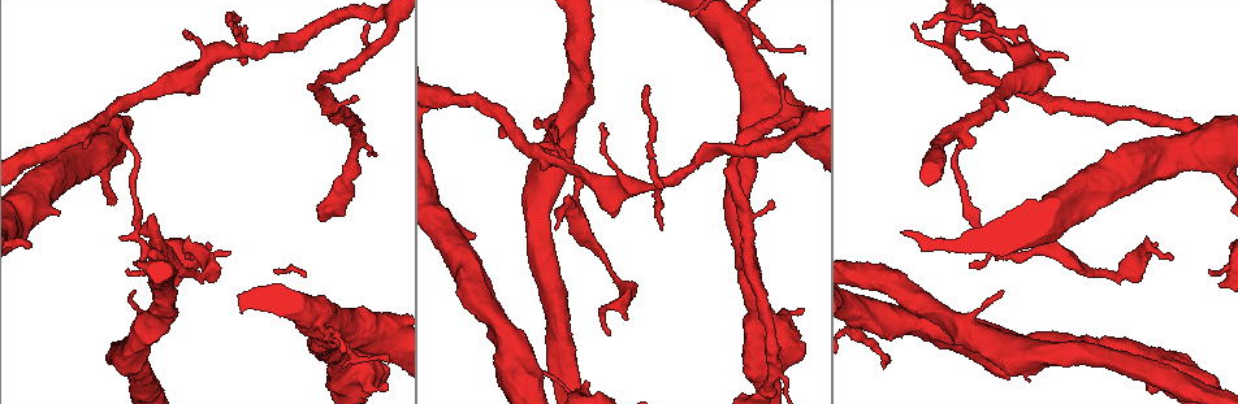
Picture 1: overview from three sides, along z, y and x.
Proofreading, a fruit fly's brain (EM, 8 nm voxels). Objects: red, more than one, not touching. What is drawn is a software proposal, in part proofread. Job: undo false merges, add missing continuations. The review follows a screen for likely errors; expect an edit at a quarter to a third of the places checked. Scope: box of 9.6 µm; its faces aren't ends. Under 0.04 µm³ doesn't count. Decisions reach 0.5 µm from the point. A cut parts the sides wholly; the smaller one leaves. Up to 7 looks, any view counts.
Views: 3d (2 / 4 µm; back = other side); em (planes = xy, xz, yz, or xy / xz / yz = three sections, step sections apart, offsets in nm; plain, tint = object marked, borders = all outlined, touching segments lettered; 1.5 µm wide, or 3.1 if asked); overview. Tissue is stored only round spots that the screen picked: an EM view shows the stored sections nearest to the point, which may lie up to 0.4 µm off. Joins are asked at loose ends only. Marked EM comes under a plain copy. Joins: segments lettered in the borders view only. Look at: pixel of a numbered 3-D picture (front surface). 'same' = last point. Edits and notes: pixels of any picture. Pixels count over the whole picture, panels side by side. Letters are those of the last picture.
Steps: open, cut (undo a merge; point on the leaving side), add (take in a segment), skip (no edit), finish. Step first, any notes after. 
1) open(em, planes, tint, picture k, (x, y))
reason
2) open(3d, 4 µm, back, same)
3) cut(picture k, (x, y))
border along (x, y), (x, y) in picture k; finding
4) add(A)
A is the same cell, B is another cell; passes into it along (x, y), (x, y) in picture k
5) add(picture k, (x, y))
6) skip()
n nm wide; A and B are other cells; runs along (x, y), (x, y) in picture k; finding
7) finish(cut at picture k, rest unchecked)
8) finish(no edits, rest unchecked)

open(em, planes, tint, picture 1, (239, 48))
sharp bend

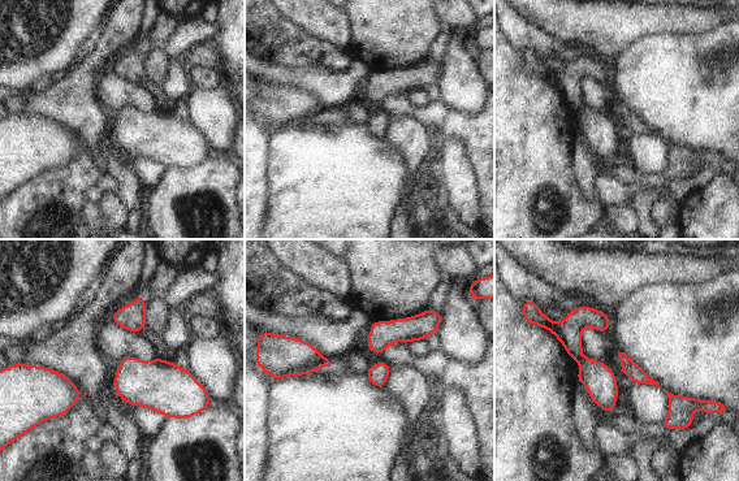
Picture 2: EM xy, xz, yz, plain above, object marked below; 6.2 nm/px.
open(em, planes, borders, same)
see the neighbours

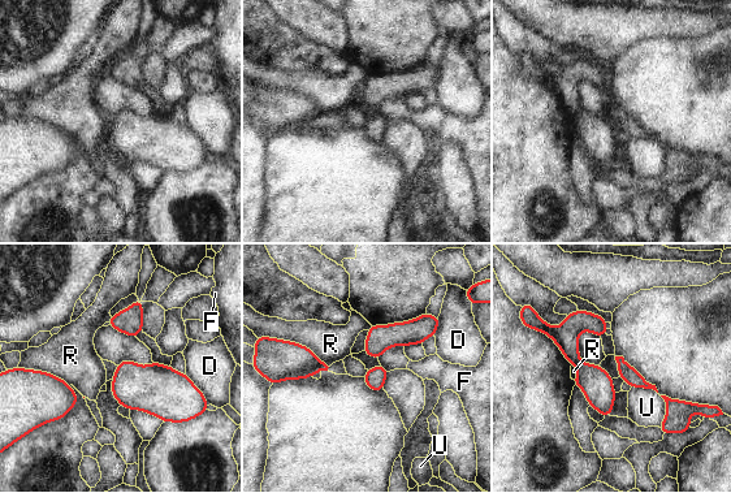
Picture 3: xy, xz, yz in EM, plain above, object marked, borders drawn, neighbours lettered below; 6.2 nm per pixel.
cut(picture 3, (566, 336))
130 nm wide; D, F, R and U are other cells; border along (580, 359), (575, 364) in picture 3; two cells meet here

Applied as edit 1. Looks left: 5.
open(overview)

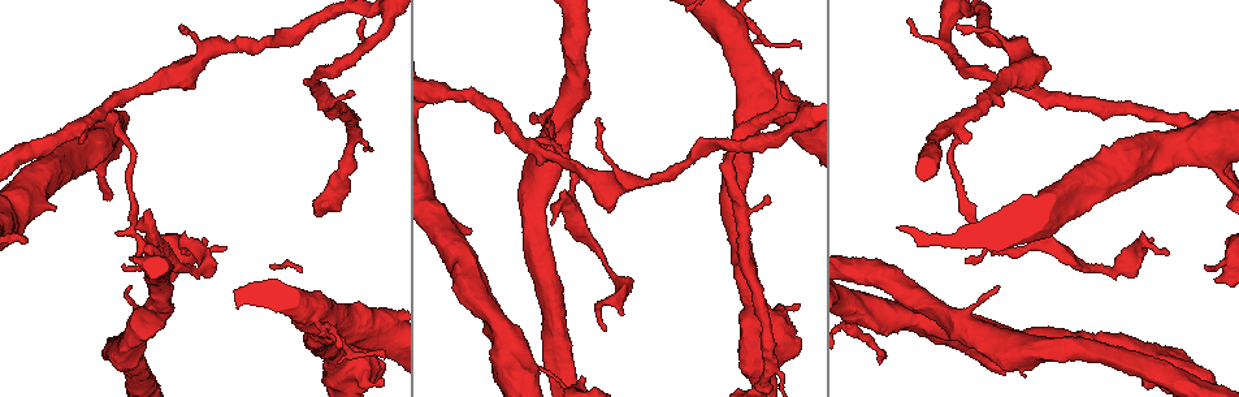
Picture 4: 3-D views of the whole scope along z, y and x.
open(em, planes, borders, picture 4, (968, 263))
tapers out

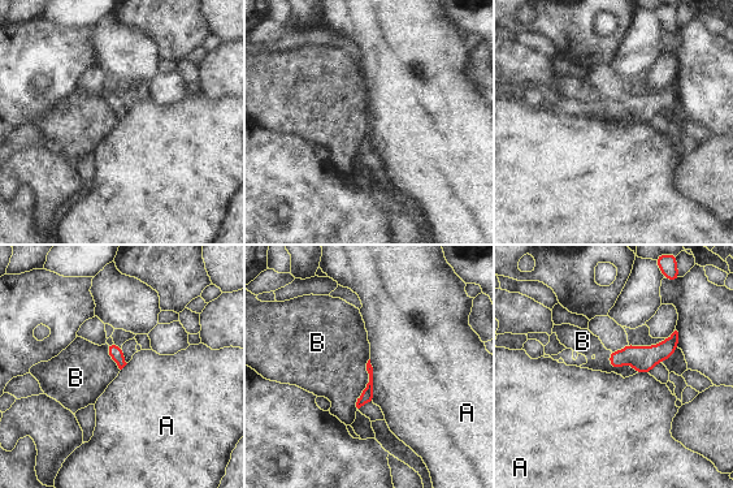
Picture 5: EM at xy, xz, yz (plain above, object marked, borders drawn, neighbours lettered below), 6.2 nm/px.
skip()
A and B are other cells; runs along (675, 336), (656, 354), (612, 363) in picture 5; none of them fits

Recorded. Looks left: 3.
open(em, planes, borders, picture 4, (581, 377))
stops while still wide

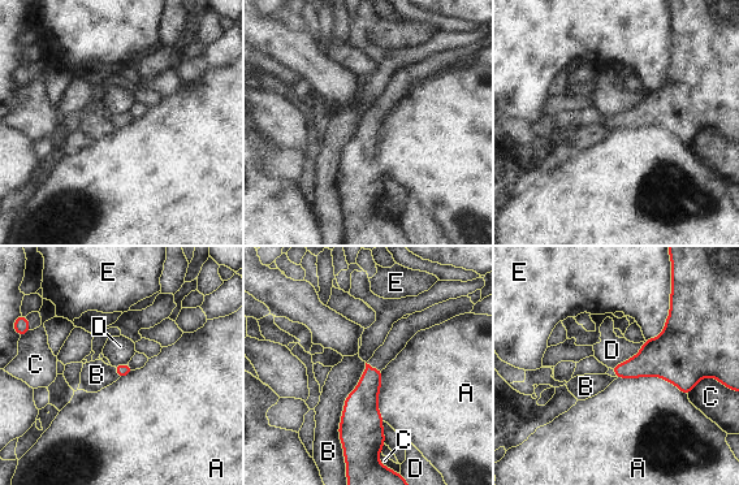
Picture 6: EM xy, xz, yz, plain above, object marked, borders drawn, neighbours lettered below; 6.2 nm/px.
skip()
A, B, C, D and E are other cells; border along (366, 363), (338, 427), (344, 458) in picture 6; no lettered segment goes on from it

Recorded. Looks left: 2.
finish(cut at picture 3, rest unchecked)

